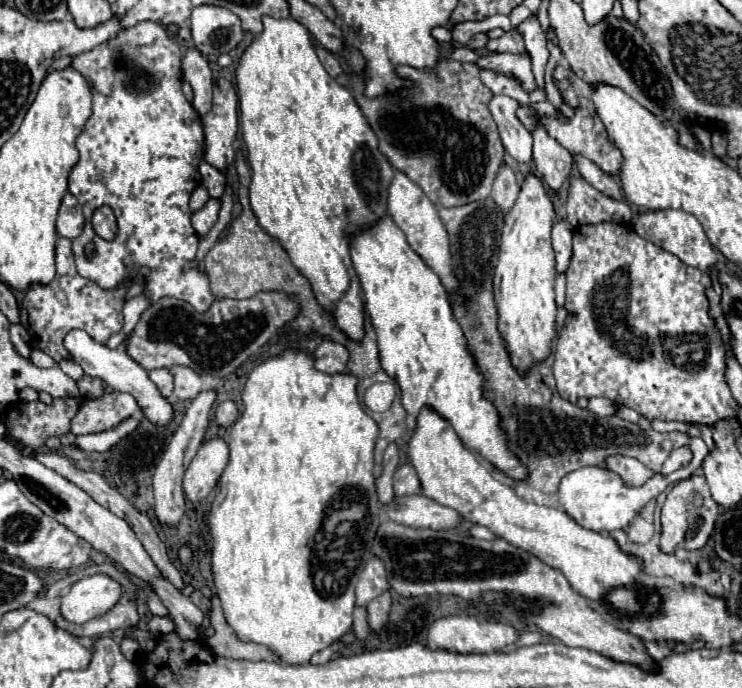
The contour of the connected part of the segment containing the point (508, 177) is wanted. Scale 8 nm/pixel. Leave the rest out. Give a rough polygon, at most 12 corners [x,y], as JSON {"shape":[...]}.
{"shape":[[503,163],[491,197],[501,209],[513,207],[519,183],[513,169]]}

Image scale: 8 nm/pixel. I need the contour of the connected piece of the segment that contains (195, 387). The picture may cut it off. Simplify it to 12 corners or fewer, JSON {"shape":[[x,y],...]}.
{"shape":[[187,367],[171,369],[175,399],[191,401],[201,391],[201,377]]}

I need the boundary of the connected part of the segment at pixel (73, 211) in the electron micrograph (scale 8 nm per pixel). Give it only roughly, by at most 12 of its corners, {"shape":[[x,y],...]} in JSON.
{"shape":[[65,193],[57,235],[75,239],[83,231],[79,201]]}

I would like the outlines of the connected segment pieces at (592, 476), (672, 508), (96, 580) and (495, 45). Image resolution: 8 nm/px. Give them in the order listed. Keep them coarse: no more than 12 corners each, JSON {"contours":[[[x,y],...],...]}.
{"contours":[[[607,467],[561,479],[559,501],[581,527],[625,529],[669,487],[657,473],[639,489]],[[703,475],[675,483],[661,551],[701,549],[719,505]],[[107,575],[77,581],[61,595],[61,615],[85,623],[107,613],[121,585]],[[517,27],[499,39],[489,39],[493,53],[527,53]]]}

